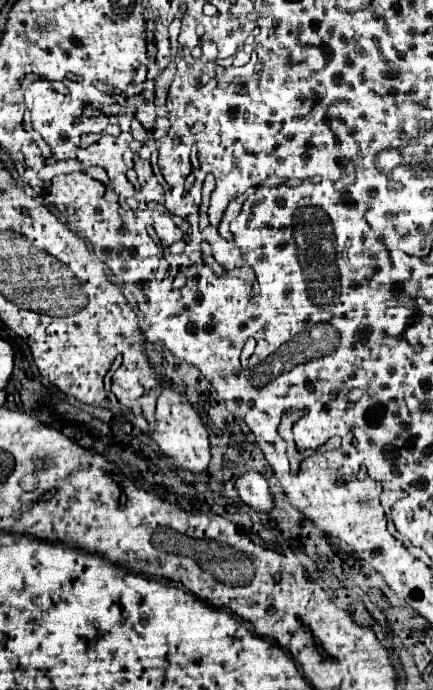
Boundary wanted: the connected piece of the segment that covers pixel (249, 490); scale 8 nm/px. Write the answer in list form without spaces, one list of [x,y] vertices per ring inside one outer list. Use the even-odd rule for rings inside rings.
[[[243,473],[237,479],[237,491],[239,497],[253,509],[257,511],[269,511],[273,507],[273,497],[269,491],[269,485],[261,473]]]

